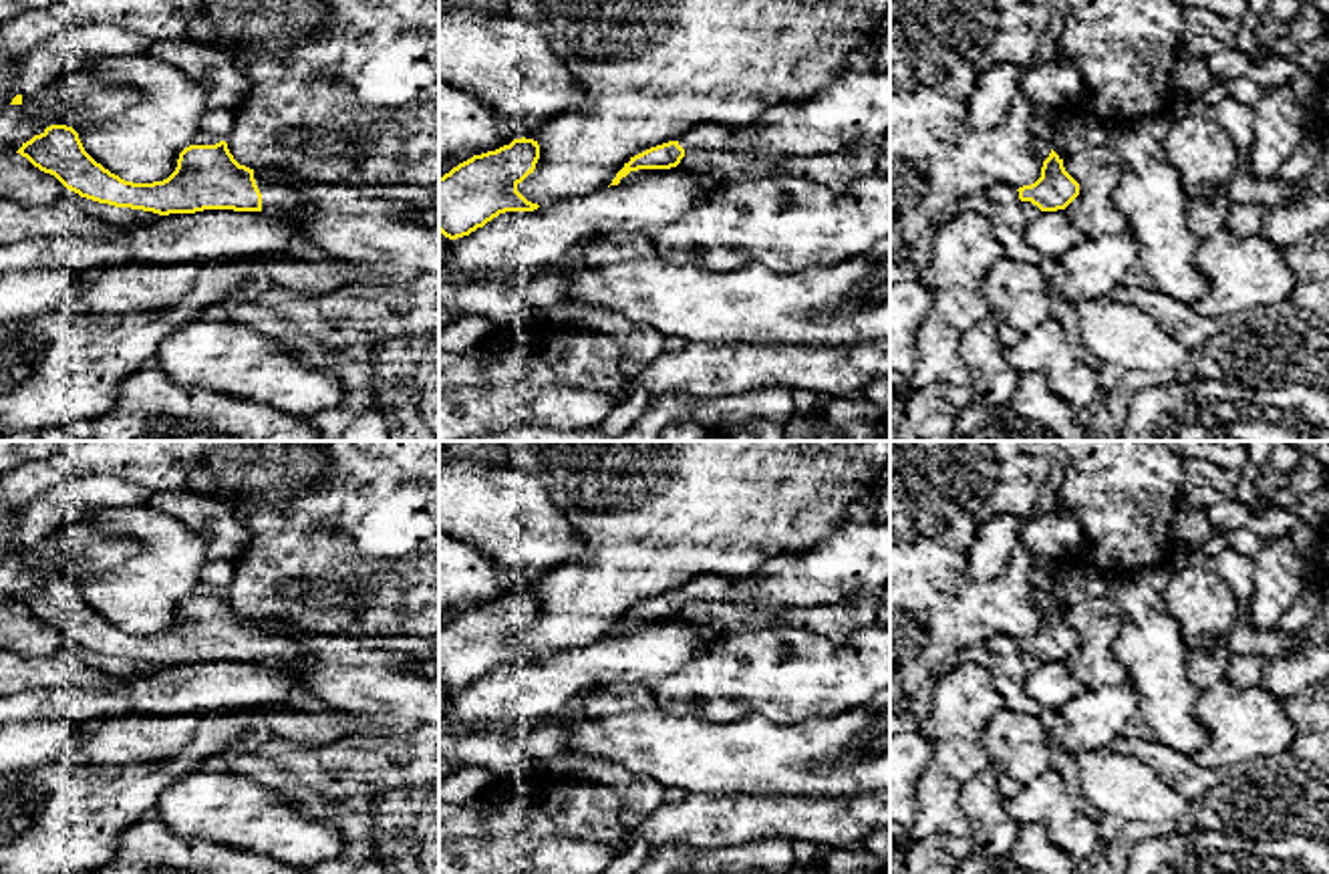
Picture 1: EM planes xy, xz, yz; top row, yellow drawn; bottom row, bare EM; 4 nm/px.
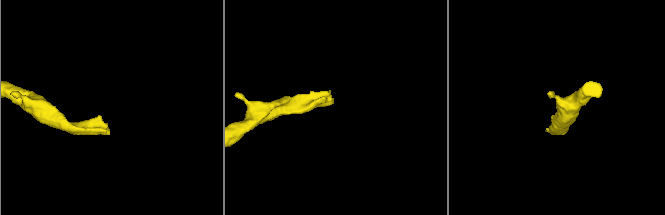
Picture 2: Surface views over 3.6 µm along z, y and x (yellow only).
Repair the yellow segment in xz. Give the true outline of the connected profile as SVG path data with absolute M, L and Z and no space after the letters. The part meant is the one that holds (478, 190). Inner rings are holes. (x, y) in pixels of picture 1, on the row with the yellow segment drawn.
M513 139L495 151L473 155L439 177L439 232L457 240L505 211L534 211L518 185L536 169L540 145Z

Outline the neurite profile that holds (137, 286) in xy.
M135 262L101 268L81 278L75 308L115 316L169 310L187 296L199 272L199 264L149 266Z

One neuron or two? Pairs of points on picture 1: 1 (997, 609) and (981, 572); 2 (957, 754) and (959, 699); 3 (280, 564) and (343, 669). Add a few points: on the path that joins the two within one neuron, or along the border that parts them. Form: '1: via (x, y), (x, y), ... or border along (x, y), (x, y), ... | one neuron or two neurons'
1: border along (1011, 554), (993, 578), (973, 580), (965, 572) | two neurons
2: via (957, 740), (959, 713) | one neuron
3: border along (278, 619), (307, 633), (371, 635) | two neurons

